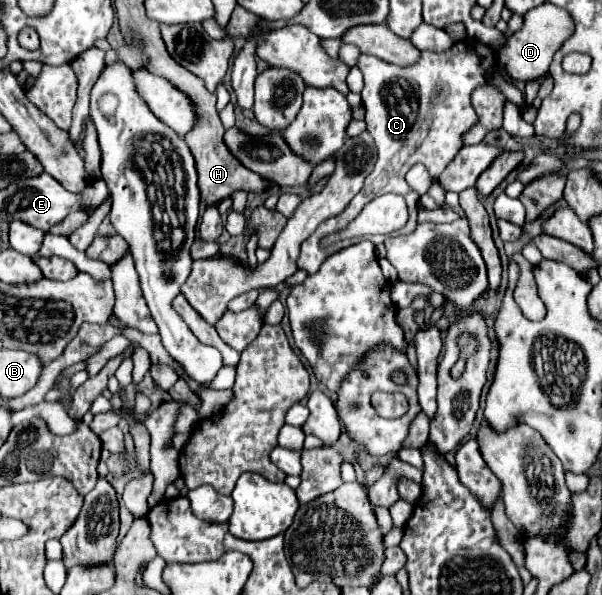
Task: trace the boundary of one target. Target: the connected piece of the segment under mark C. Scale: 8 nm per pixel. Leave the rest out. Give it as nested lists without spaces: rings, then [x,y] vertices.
[[[458,41],[452,45],[450,55],[446,55],[446,51],[442,53],[420,51],[420,59],[406,67],[386,63],[370,55],[360,57],[360,71],[366,83],[362,89],[362,103],[366,109],[368,133],[374,137],[378,147],[378,161],[374,171],[368,175],[366,185],[348,203],[348,207],[340,215],[322,221],[318,229],[302,243],[302,251],[298,257],[300,269],[306,269],[308,273],[316,273],[316,269],[322,265],[322,261],[328,255],[348,245],[360,243],[362,239],[368,239],[368,235],[364,235],[356,239],[336,241],[330,247],[320,245],[324,237],[342,231],[362,211],[366,203],[370,203],[372,199],[384,193],[404,195],[410,211],[410,221],[406,223],[406,227],[392,235],[408,235],[416,229],[420,195],[406,183],[406,173],[416,163],[426,165],[430,175],[440,175],[448,167],[448,163],[462,149],[464,133],[472,129],[478,121],[478,115],[470,103],[470,95],[476,87],[486,85],[486,73],[494,65],[496,65],[494,49],[490,49],[480,41]]]

